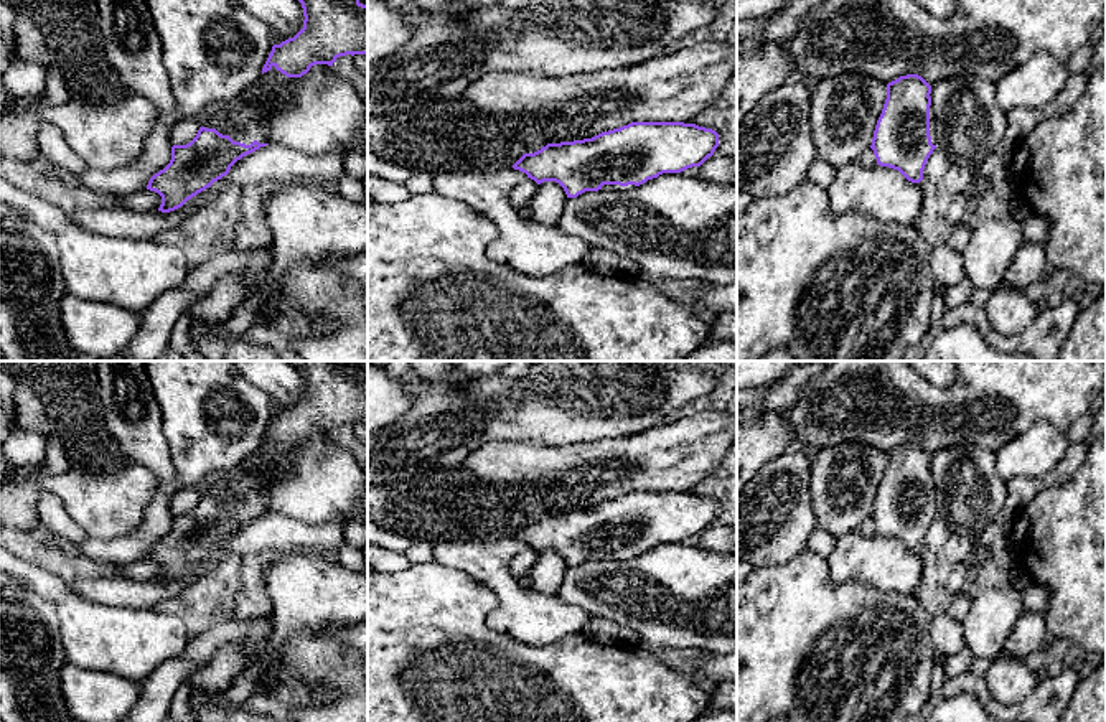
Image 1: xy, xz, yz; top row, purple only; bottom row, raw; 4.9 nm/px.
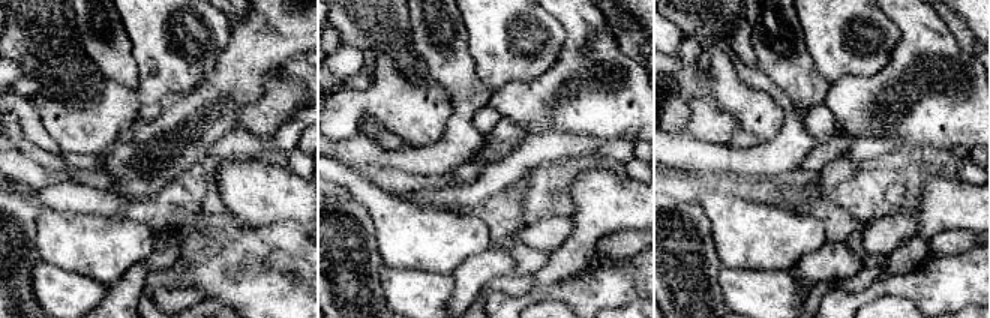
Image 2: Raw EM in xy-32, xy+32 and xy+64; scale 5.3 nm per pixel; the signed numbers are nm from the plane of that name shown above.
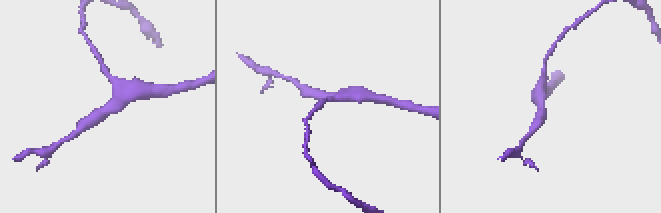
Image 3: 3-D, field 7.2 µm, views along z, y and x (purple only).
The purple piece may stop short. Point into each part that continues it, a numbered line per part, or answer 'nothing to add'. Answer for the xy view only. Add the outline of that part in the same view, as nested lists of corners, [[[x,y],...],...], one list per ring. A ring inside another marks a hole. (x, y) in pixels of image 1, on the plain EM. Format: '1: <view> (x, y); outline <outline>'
1: xy (246, 493); outline [[[272,435],[270,440],[260,445],[262,450],[262,470],[257,475],[244,475],[232,483],[229,490],[229,504],[234,511],[251,514],[254,509],[265,513],[262,501],[262,490],[267,488],[274,480],[272,466],[274,460],[290,452],[290,448]]]

